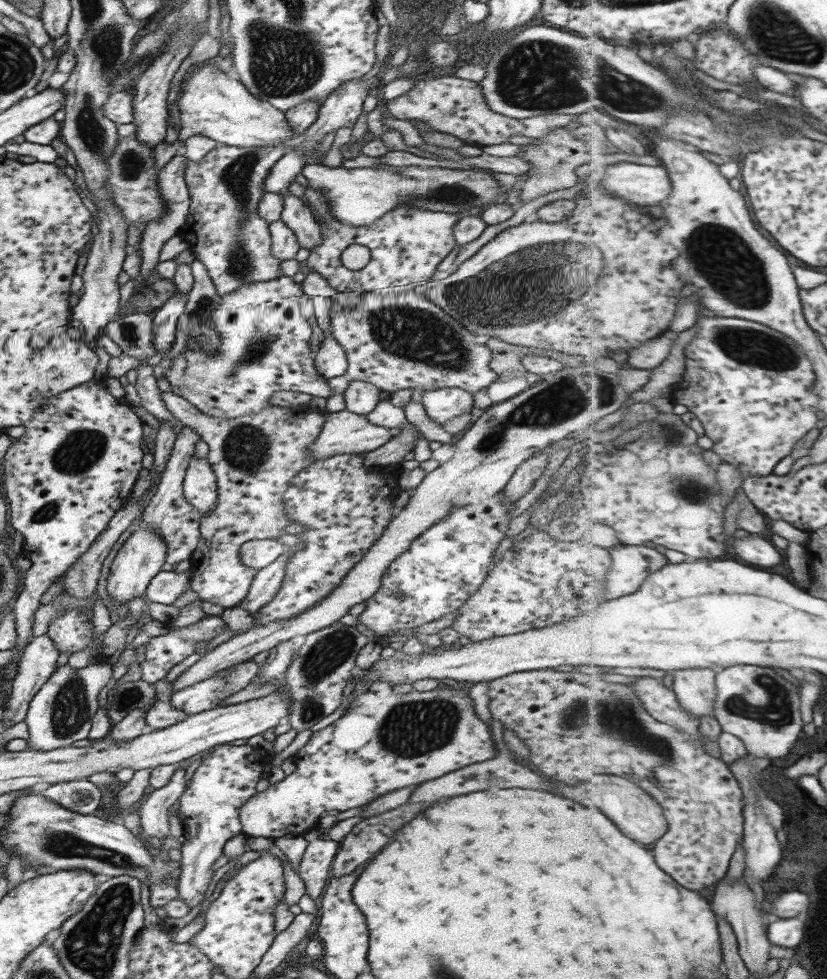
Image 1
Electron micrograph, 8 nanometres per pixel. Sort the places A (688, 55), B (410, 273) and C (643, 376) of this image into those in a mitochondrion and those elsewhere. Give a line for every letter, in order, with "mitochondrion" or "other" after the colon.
A: other
B: other
C: other

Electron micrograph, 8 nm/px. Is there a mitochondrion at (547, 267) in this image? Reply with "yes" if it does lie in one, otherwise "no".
yes

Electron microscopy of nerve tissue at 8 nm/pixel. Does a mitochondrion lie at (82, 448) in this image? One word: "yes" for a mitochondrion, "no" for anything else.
yes

